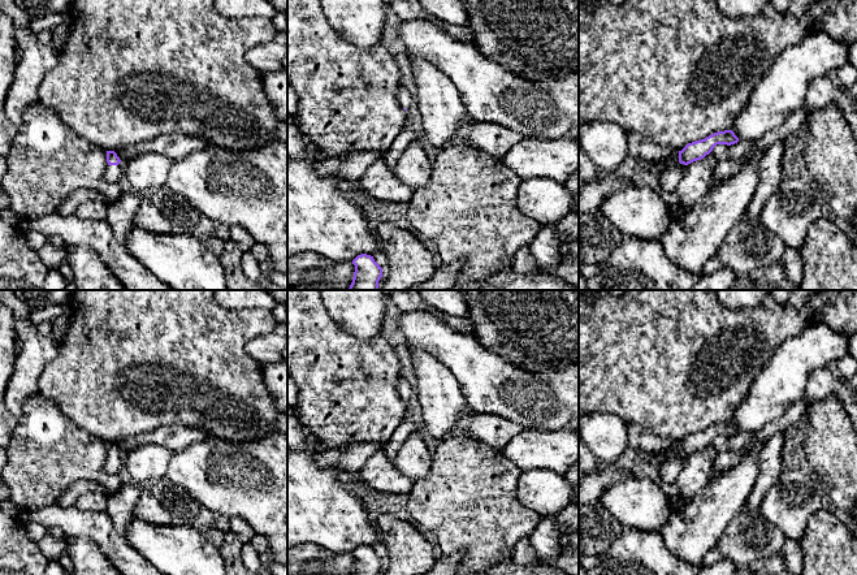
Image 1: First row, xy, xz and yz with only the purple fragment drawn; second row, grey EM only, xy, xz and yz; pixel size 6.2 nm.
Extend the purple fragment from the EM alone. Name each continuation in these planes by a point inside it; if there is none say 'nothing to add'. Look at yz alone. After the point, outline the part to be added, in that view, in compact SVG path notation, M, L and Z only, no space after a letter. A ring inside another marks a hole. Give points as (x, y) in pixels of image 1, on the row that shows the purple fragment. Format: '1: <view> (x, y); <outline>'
nothing to add

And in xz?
nothing to add

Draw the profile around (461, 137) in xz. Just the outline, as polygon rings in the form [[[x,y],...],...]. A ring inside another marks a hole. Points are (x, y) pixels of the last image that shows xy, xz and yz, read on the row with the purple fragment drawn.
[[[468,118],[464,122],[462,122],[459,129],[455,131],[454,137],[446,144],[443,144],[442,148],[436,148],[430,144],[425,146],[424,150],[425,150],[428,159],[433,163],[437,159],[438,154],[446,147],[468,144],[468,137],[471,133],[471,127],[473,126],[475,122],[476,121],[473,118]]]

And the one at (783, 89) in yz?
[[[815,31],[801,42],[785,47],[762,79],[753,88],[748,104],[735,120],[731,130],[739,140],[756,140],[771,129],[784,124],[796,111],[806,104],[808,86],[830,72],[836,72],[848,64],[848,46],[832,39],[830,35]]]

